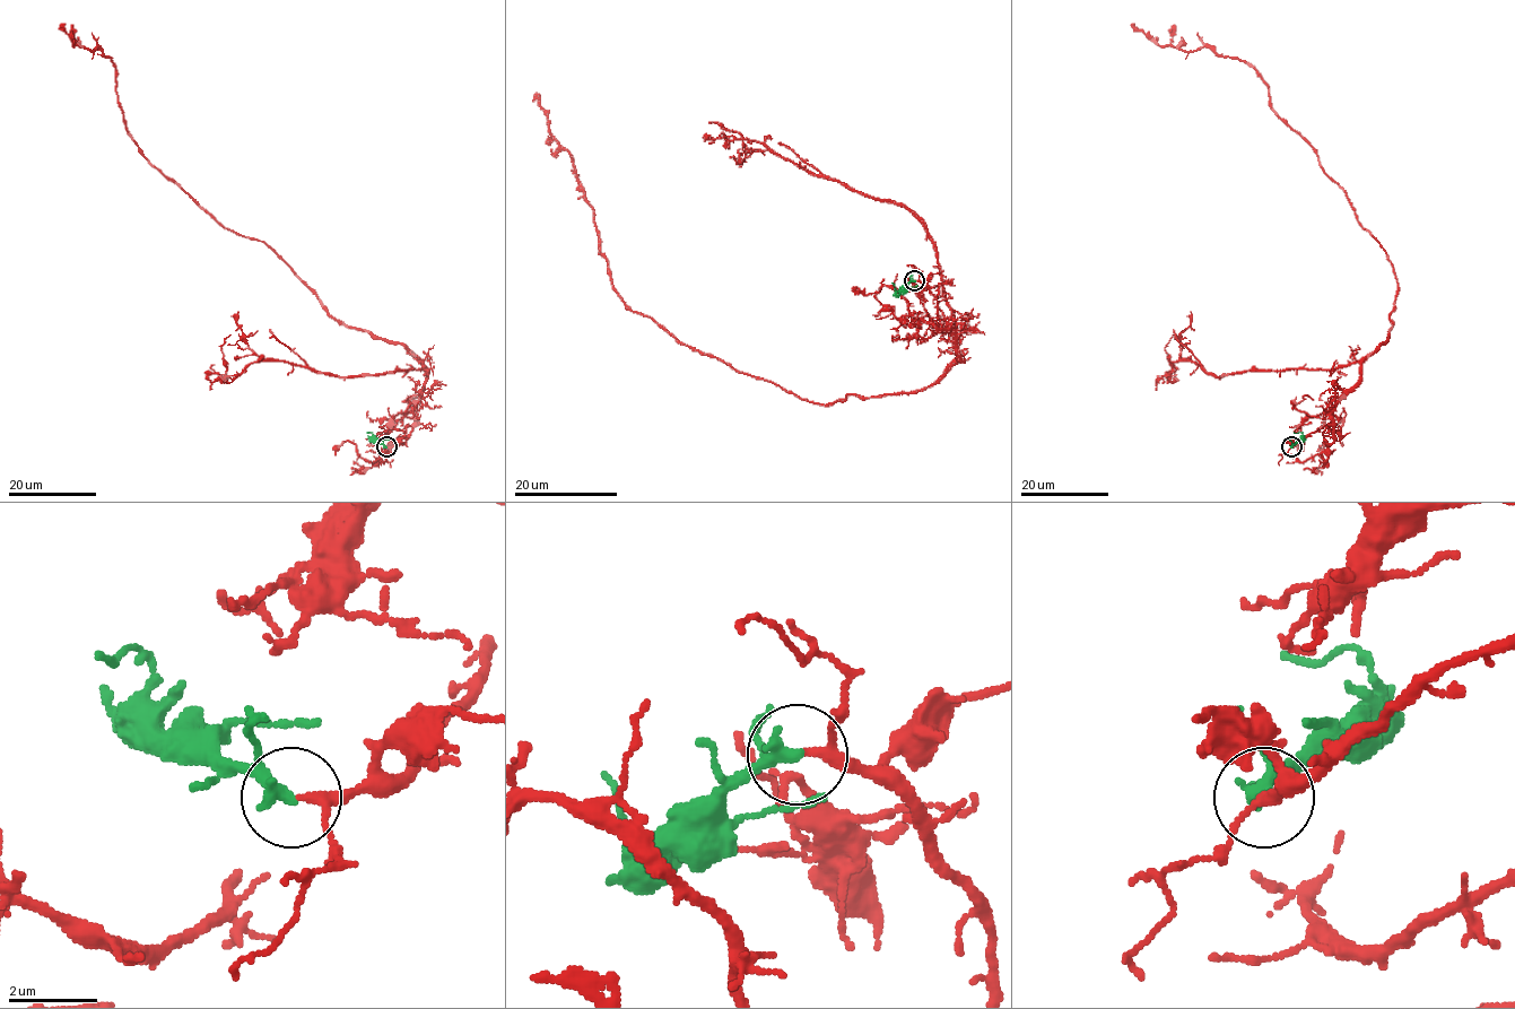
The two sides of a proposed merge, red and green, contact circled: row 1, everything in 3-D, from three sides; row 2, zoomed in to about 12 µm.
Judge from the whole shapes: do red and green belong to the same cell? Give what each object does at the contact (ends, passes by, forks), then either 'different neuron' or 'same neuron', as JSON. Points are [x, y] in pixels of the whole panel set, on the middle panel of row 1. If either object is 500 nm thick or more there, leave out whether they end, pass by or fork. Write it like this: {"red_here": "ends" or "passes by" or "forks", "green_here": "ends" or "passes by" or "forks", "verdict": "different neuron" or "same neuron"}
{"red_here": "passes by", "green_here": "passes by", "verdict": "same neuron"}

